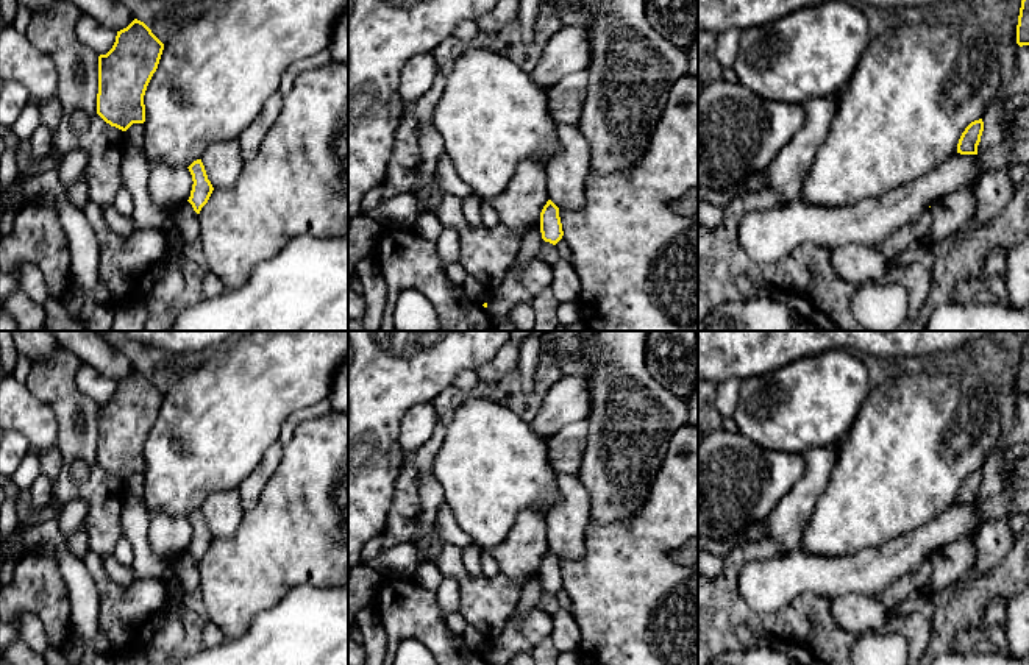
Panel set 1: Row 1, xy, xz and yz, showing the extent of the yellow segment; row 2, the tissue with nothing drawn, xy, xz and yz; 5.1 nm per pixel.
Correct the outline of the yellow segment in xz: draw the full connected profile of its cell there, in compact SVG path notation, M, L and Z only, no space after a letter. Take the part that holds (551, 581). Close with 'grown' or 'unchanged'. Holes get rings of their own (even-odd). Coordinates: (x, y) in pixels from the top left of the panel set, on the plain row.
M548 549L540 562L540 582L545 592L556 595L562 585L562 573L559 567L559 557Z | unchanged

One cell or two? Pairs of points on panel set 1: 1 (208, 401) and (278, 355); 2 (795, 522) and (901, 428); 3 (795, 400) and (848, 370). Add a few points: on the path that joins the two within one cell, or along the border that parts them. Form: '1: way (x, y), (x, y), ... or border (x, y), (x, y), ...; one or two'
1: way (225, 401), (231, 401), (261, 372); one
2: border (831, 472), (828, 486), (820, 495), (800, 539); two
3: way (808, 400), (815, 400), (836, 383); one

